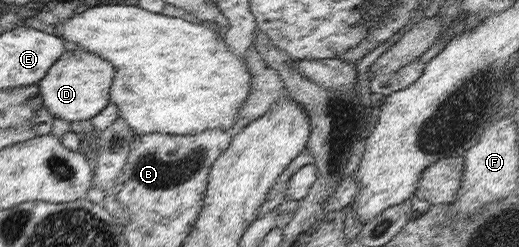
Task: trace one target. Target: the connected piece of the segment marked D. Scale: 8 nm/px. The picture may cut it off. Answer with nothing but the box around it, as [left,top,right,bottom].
[37,45,113,122]

